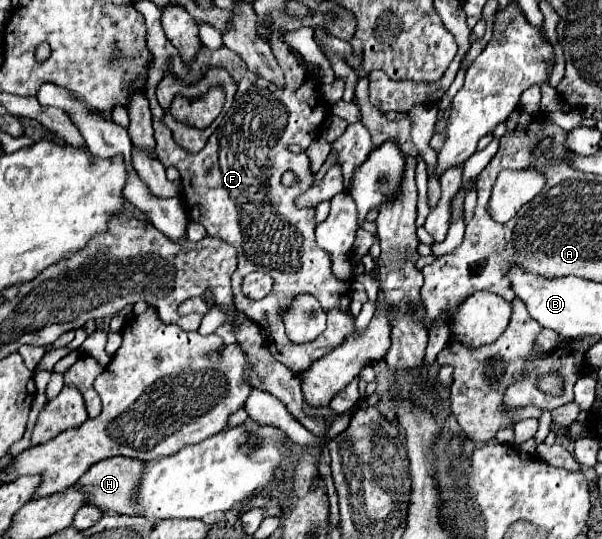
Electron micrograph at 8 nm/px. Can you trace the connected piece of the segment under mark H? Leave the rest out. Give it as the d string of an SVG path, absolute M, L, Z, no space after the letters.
M113 456L93 464L71 488L81 490L87 496L87 504L97 506L103 512L117 512L117 514L131 516L131 512L135 512L135 506L131 506L131 490L135 490L135 482L139 482L139 474L143 474L143 466L145 462Z

